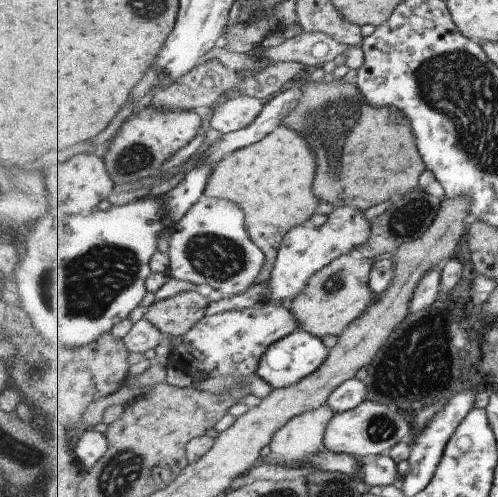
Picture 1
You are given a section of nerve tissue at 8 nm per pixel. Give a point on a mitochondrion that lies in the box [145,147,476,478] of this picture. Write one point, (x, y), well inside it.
(418, 367)

